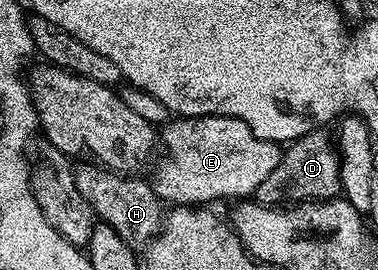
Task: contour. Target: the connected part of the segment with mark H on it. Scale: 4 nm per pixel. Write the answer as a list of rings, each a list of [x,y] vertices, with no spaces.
[[[78,164],[73,171],[79,195],[87,199],[94,214],[104,224],[111,226],[121,238],[134,247],[145,247],[163,228],[163,202],[148,180],[140,181],[137,175],[122,175],[96,164]]]

